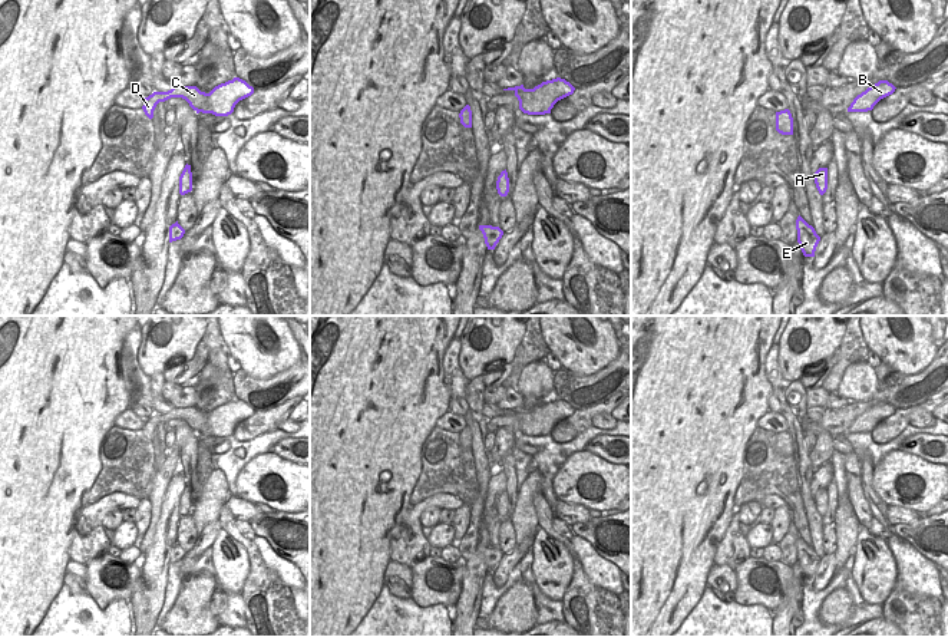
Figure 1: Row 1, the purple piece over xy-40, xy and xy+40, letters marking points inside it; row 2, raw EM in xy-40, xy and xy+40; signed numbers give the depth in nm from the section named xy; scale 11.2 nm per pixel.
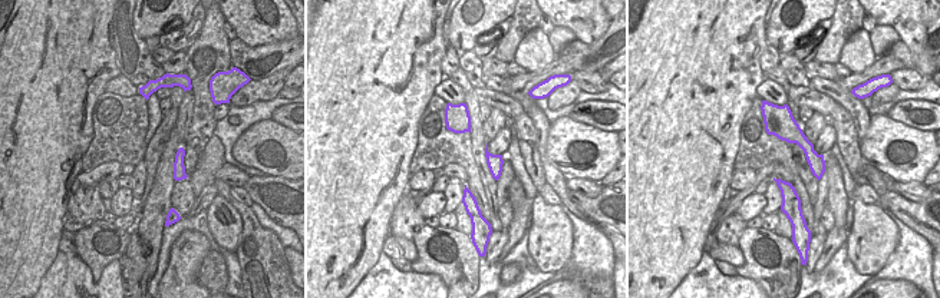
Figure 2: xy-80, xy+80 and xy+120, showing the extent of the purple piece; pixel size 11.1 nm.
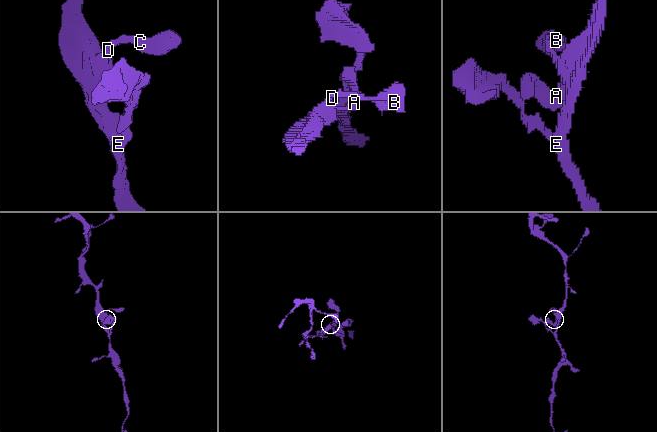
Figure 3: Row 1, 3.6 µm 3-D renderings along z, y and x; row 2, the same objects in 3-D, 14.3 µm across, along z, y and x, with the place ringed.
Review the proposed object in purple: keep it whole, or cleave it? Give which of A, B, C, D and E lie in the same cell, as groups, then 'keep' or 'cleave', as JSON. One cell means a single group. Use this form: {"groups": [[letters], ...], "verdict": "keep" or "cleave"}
{"groups": [["A", "B", "C", "D", "E"]], "verdict": "keep"}

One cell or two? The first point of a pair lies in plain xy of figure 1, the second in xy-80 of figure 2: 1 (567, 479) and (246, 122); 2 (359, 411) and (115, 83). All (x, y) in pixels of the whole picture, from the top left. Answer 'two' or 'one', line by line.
1: two
2: two

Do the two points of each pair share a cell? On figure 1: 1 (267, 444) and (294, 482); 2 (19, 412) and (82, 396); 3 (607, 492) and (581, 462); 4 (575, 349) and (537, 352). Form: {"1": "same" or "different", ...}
{"1": "different", "2": "same", "3": "same", "4": "different"}

